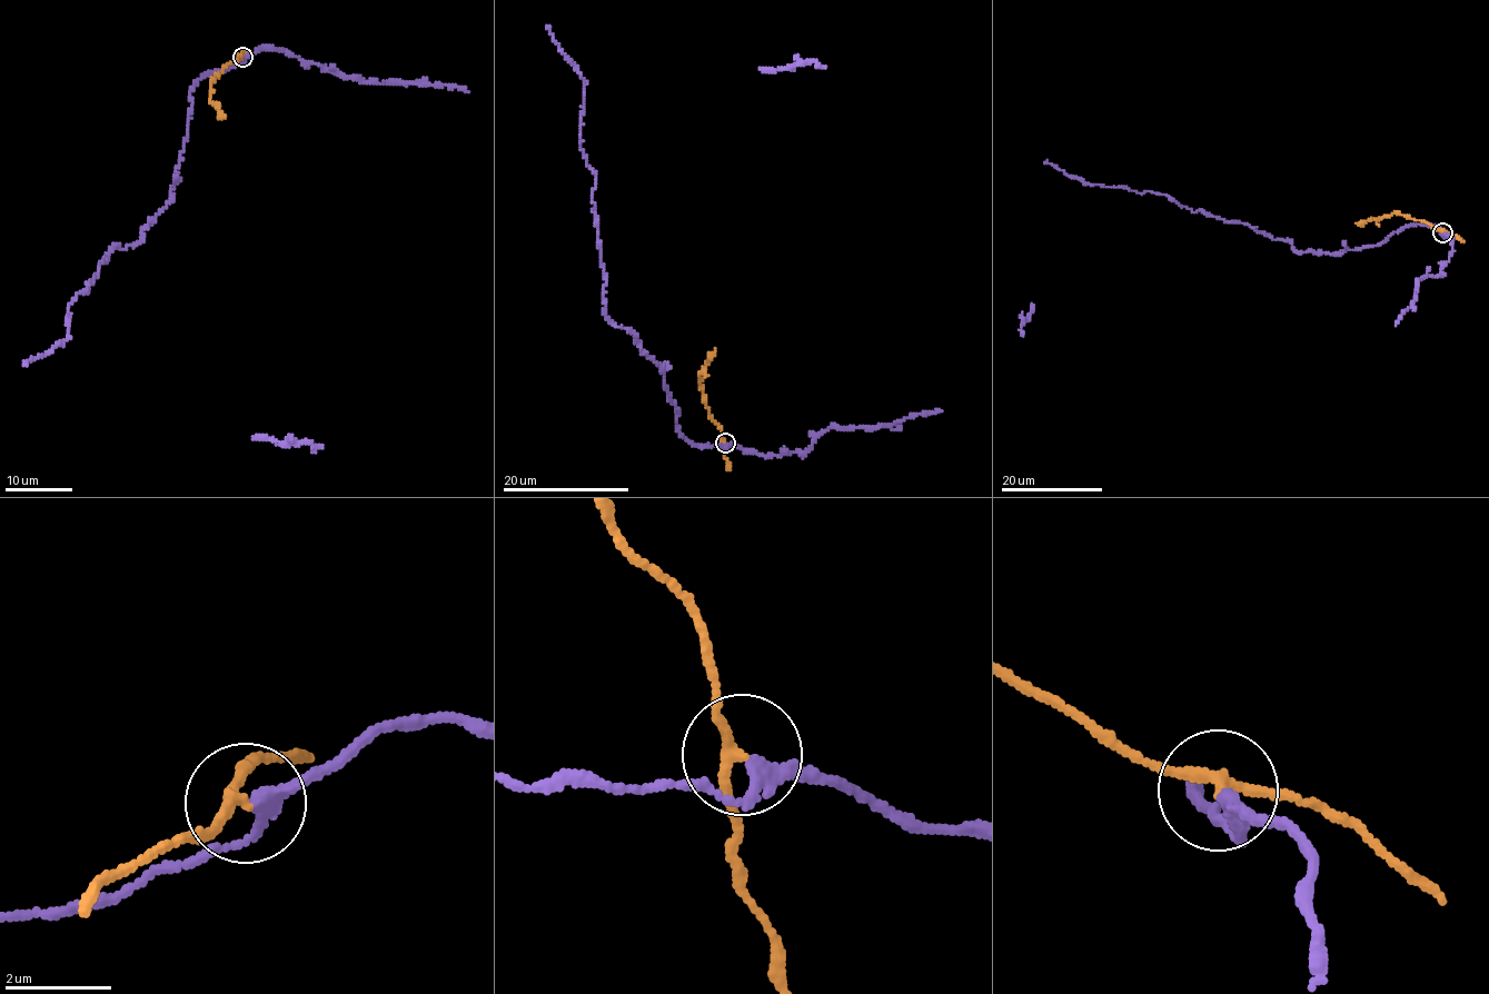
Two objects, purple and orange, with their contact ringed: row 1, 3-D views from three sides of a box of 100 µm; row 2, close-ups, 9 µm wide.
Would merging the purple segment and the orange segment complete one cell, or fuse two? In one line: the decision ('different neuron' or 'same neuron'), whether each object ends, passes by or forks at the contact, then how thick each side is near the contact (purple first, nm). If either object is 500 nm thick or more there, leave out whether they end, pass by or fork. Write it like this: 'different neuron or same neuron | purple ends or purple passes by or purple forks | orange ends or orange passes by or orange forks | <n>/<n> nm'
different neuron | purple passes by | orange passes by | 240/180 nm

